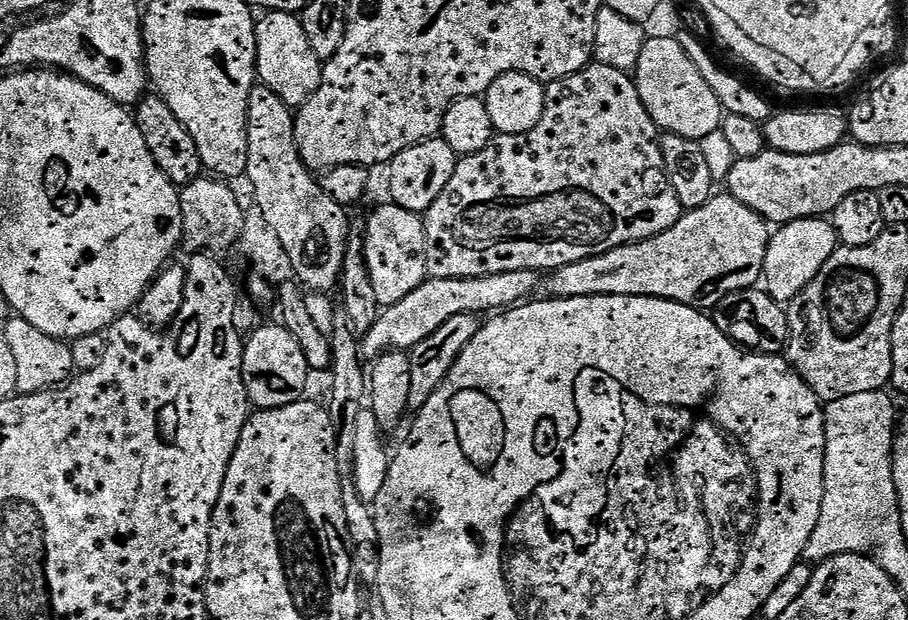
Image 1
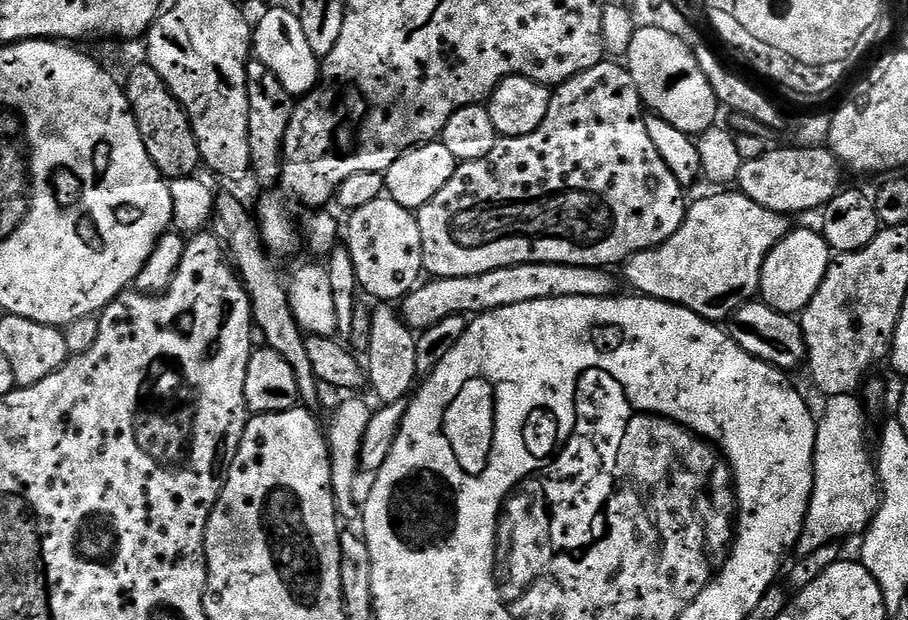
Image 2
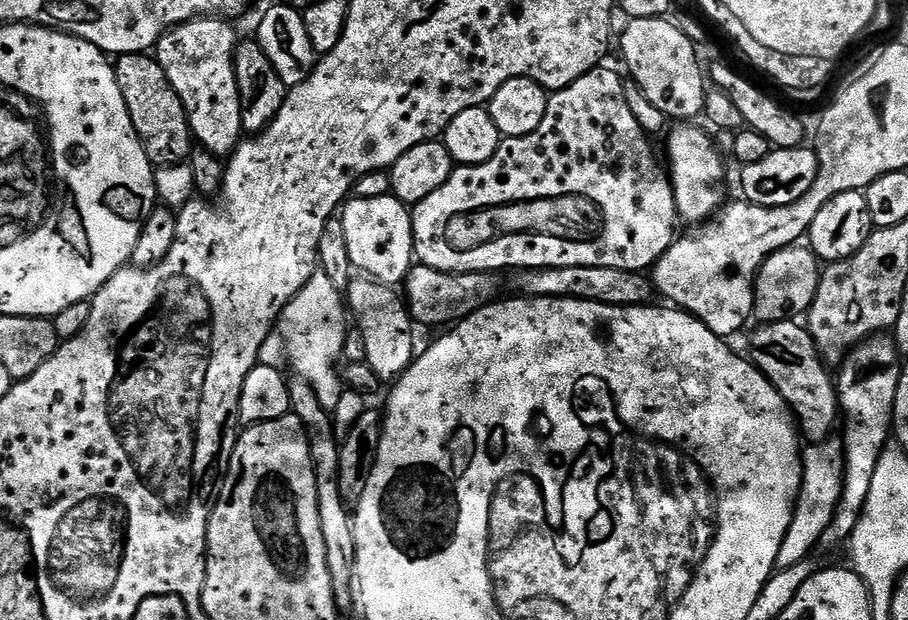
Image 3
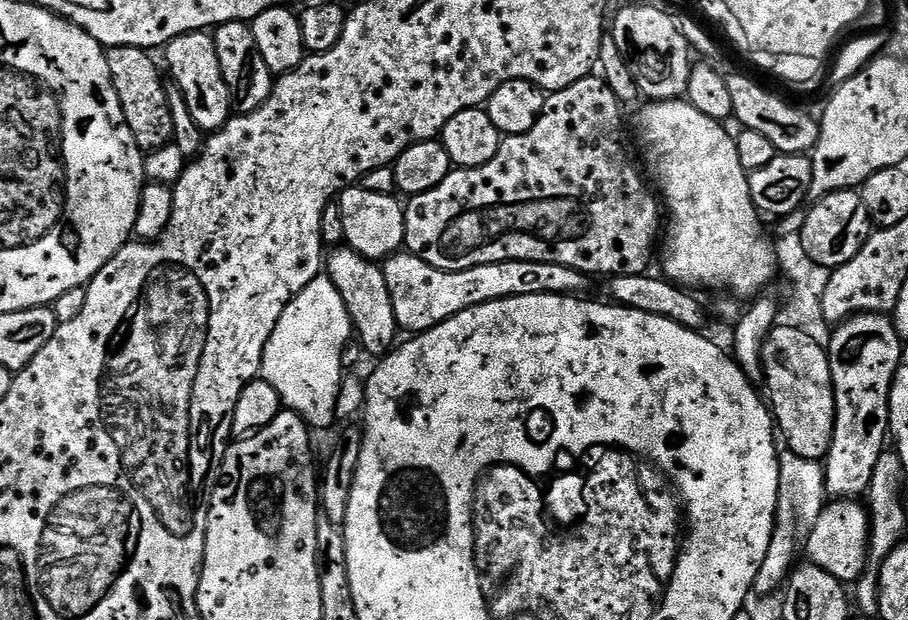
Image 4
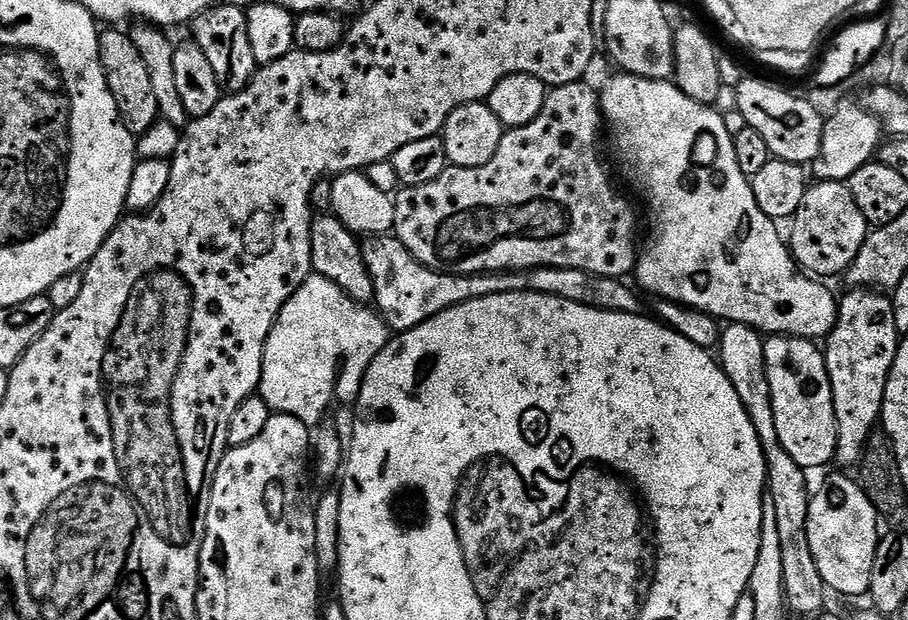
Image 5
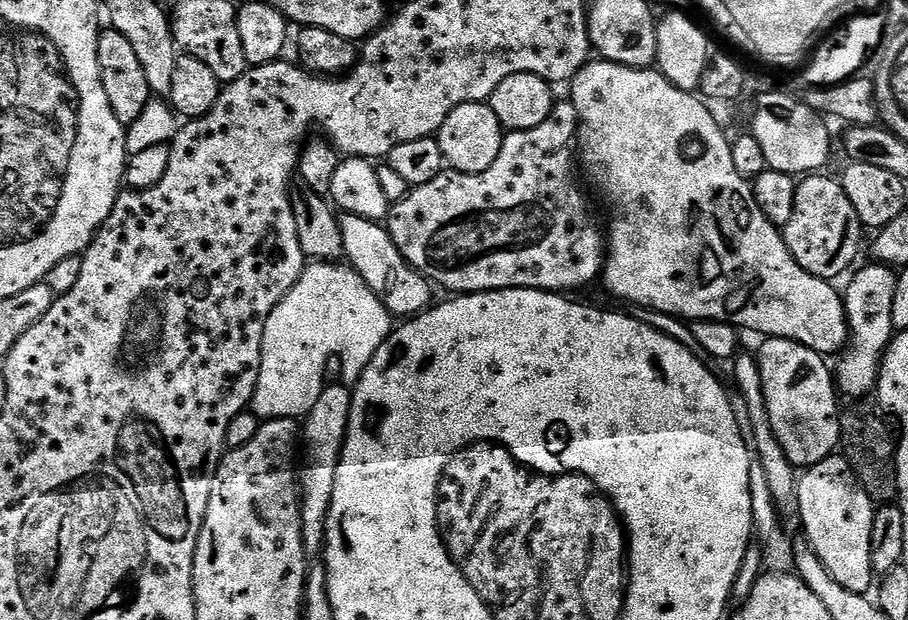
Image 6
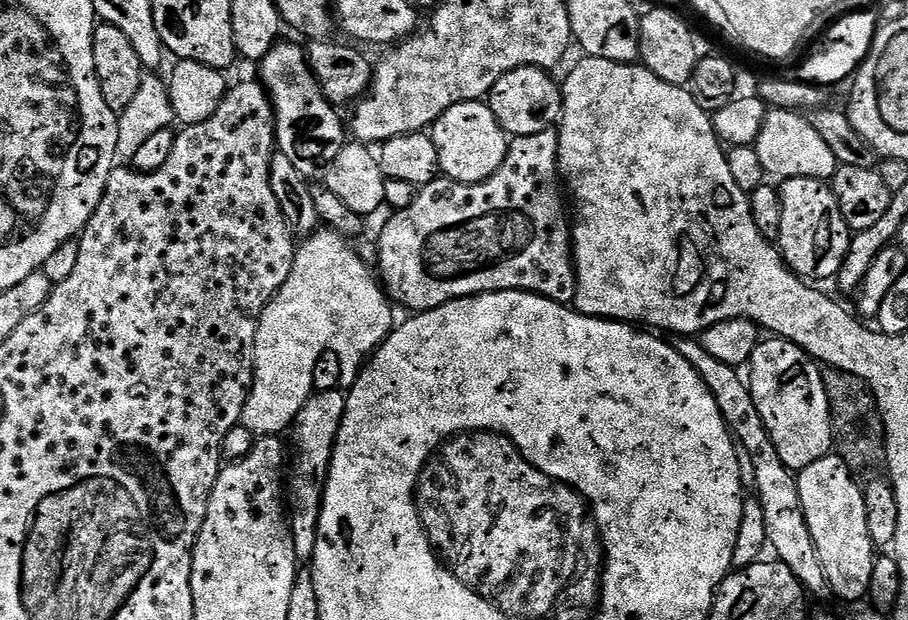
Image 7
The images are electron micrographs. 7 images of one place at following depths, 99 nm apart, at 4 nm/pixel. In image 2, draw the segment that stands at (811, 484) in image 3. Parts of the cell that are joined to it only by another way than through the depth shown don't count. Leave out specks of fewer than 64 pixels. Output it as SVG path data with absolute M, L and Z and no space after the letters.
M853 394L851 396L830 396L823 401L824 413L819 413L818 423L816 425L816 441L814 442L814 490L812 491L812 497L808 503L808 513L804 519L804 525L802 526L802 534L797 538L794 545L794 552L797 557L813 554L816 550L819 550L826 546L828 543L843 541L843 536L848 536L851 532L857 532L857 534L863 533L868 525L874 518L877 510L880 506L881 488L880 480L876 473L876 462L874 459L873 449L868 449L868 416L864 413L866 411L865 405L862 403L859 395Z

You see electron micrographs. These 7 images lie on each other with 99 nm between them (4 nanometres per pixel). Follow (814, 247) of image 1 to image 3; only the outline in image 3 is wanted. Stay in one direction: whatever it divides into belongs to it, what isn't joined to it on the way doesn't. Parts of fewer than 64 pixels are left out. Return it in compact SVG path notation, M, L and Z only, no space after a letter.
M808 246L784 248L768 256L756 276L753 319L760 324L772 324L775 321L803 317L814 302L821 271L821 261L817 260Z

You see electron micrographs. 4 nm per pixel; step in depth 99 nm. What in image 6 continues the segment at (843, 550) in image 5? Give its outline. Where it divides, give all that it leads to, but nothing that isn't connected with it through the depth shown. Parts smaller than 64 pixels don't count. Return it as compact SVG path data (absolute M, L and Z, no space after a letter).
M833 454L807 469L796 486L798 517L804 523L806 542L822 558L822 566L830 570L846 590L868 594L874 588L872 570L872 523L876 508L862 490L854 470L843 455Z

